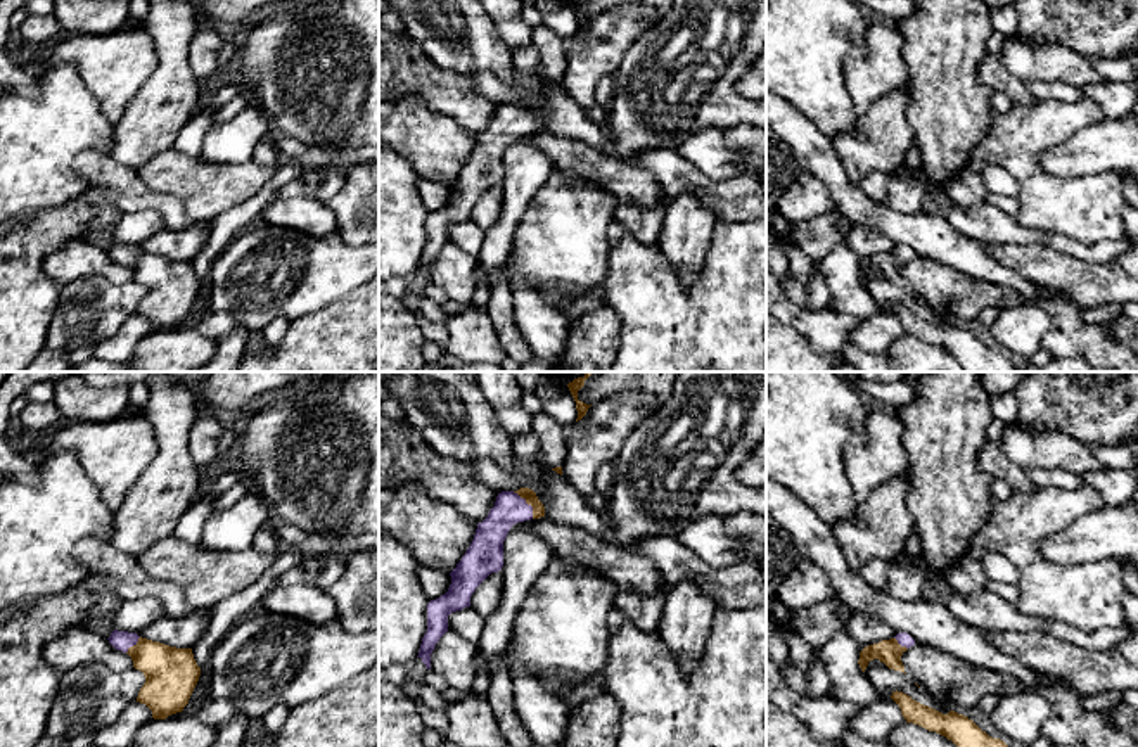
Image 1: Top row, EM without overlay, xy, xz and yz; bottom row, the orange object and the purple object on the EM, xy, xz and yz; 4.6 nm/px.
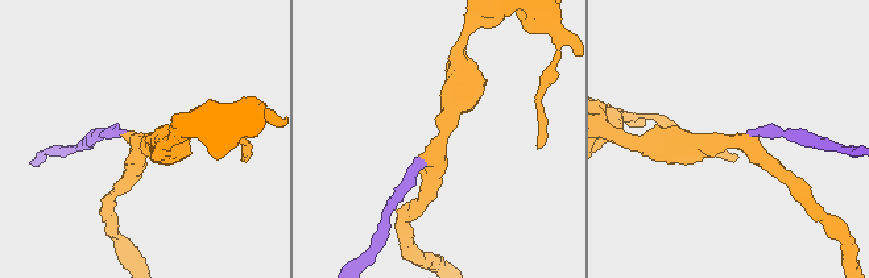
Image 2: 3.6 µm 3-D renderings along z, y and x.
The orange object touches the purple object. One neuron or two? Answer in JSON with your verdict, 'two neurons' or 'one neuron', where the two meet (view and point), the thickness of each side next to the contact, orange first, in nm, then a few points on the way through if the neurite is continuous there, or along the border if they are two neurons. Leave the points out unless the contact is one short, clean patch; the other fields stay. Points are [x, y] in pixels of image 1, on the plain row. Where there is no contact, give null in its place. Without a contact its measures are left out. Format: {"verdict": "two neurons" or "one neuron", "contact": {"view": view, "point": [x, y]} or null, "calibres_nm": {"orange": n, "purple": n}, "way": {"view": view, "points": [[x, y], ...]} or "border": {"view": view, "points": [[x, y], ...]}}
{"verdict": "one neuron", "contact": {"view": "xz", "point": [528, 116]}, "calibres_nm": {"orange": 60, "purple": 150}, "way": {"view": "xz", "points": [[538, 123], [528, 116], [509, 121]]}}

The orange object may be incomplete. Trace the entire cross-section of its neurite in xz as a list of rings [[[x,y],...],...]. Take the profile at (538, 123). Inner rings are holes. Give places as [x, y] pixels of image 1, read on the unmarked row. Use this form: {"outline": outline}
{"outline": [[[529,100],[502,104],[488,130],[477,137],[474,152],[462,173],[450,185],[451,197],[444,208],[427,216],[427,244],[419,268],[431,282],[431,266],[448,244],[448,228],[470,220],[476,201],[503,180],[503,154],[517,135],[545,130],[545,119]]]}

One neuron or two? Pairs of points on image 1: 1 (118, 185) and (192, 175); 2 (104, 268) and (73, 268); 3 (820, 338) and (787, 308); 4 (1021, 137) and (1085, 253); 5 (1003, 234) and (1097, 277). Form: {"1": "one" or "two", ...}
{"1": "two", "2": "one", "3": "one", "4": "two", "5": "two"}

